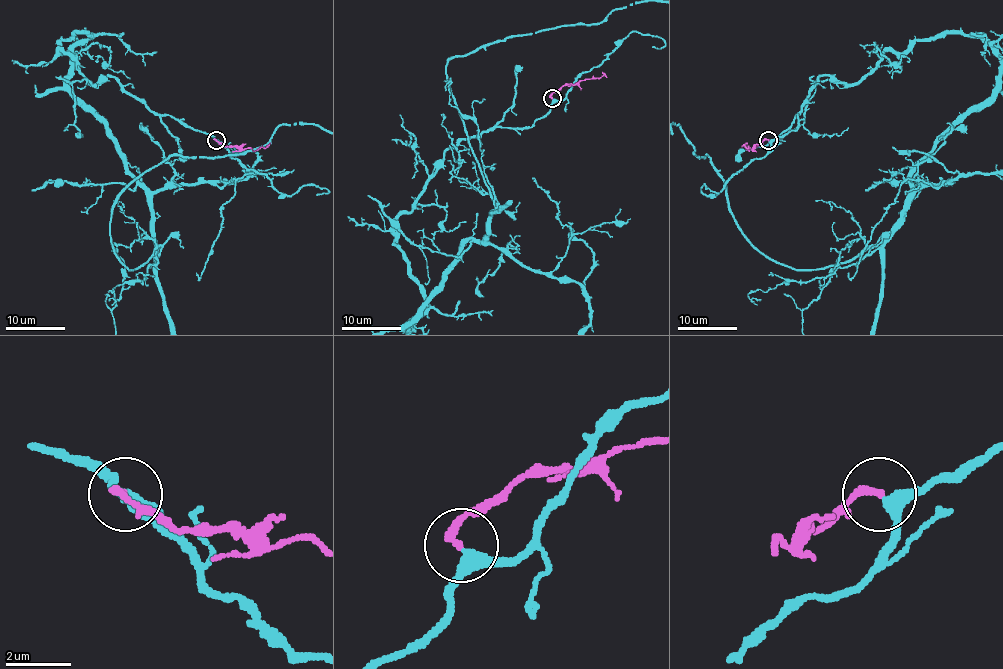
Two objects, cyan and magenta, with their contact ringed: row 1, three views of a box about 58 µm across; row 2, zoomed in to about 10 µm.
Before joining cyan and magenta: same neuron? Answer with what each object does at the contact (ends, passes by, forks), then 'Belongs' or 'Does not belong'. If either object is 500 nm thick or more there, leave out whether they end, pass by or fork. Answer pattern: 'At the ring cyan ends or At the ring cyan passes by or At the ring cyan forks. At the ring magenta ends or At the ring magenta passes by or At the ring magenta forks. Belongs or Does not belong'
At the ring cyan passes by. At the ring magenta ends. Does not belong

